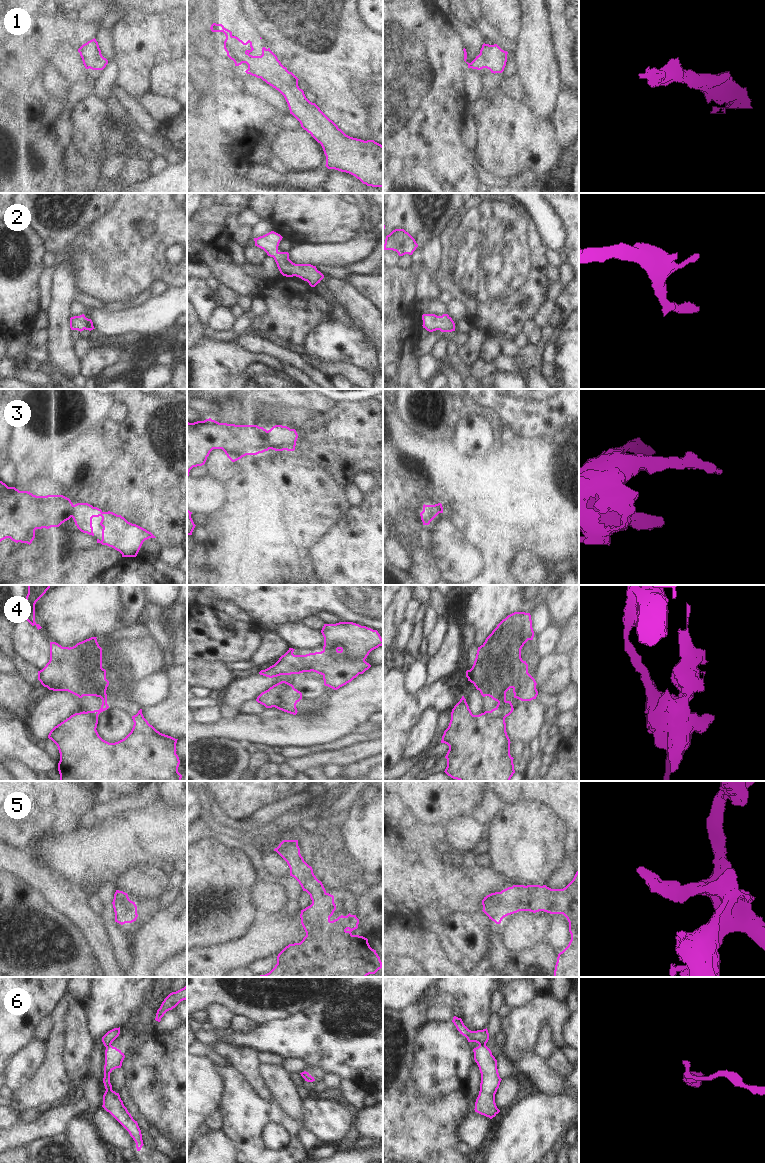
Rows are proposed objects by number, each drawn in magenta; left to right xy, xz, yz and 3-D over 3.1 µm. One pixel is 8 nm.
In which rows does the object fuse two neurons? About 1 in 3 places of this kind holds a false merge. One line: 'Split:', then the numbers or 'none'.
Split: 4, 6

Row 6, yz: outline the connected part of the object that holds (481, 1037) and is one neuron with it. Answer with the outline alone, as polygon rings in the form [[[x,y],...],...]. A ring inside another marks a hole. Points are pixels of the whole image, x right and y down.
[[[453,1017],[452,1022],[456,1026],[457,1030],[465,1036],[468,1042],[476,1042],[479,1046],[486,1045],[489,1040],[489,1033],[487,1028],[483,1030],[471,1031],[463,1023],[461,1018]]]

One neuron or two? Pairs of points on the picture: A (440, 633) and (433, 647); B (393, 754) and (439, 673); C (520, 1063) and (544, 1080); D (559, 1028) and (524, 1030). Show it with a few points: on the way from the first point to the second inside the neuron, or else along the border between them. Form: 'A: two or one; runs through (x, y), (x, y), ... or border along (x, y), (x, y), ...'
A: one; runs through (437, 636), (434, 644)
B: two; border along (455, 678), (443, 678), (430, 685), (426, 685)
C: one; runs through (526, 1063), (538, 1074)
D: one; runs through (550, 1022), (533, 1022)

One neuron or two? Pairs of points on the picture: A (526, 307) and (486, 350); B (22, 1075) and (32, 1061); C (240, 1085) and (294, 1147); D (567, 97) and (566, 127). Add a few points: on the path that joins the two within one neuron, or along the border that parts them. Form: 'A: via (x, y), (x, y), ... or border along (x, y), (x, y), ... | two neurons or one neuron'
A: border along (487, 335), (497, 338) | two neurons
B: via (22, 1072), (29, 1064) | one neuron
C: via (256, 1103), (265, 1112), (275, 1113), (292, 1129) | one neuron
D: via (567, 104), (567, 120) | one neuron

